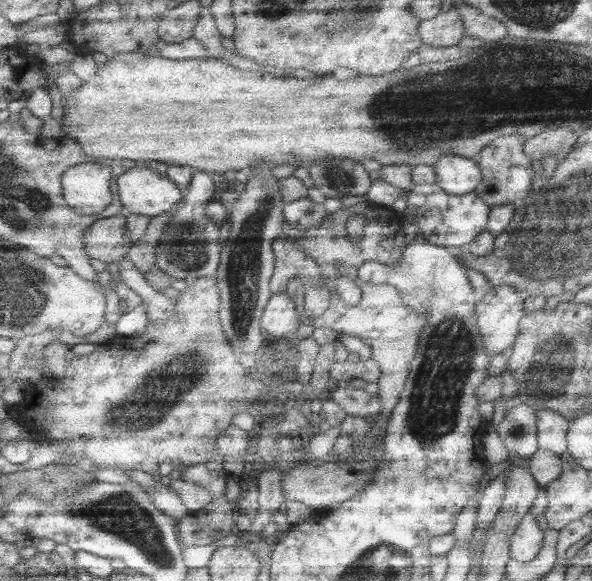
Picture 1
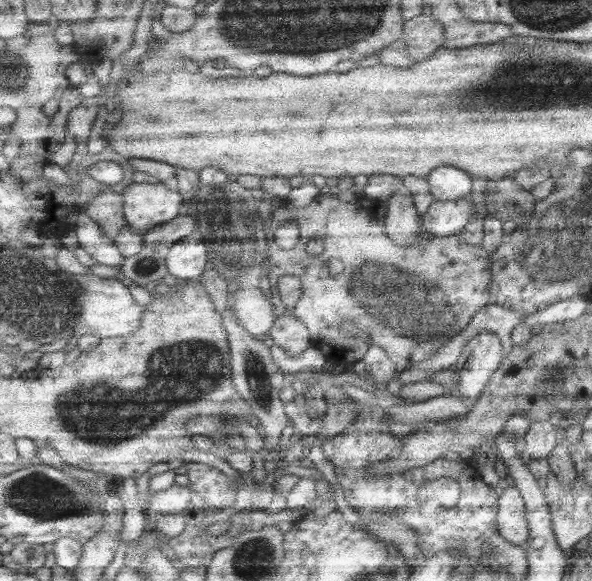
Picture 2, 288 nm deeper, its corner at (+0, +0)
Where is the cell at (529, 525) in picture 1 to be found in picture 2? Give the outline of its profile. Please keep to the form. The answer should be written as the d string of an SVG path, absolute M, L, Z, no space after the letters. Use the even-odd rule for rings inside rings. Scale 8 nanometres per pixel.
M517 486L503 490L499 500L499 532L515 546L529 544L531 528L527 520L527 502Z

